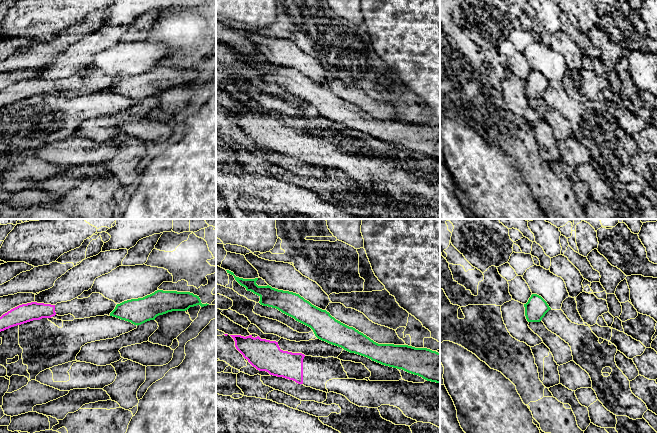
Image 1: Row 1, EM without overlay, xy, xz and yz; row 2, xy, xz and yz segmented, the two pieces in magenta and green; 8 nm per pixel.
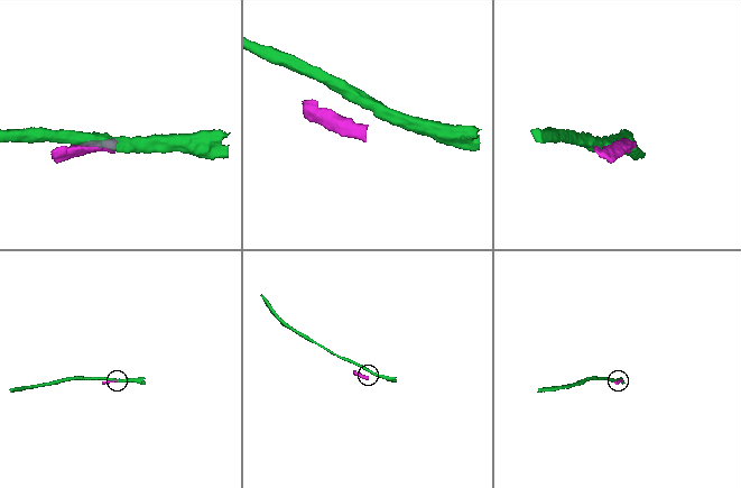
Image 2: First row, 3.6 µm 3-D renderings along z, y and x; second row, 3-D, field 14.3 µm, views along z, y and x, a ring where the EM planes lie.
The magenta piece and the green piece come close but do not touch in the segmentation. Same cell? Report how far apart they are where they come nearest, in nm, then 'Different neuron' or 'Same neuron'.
Distance 180 nm. Different neuron

